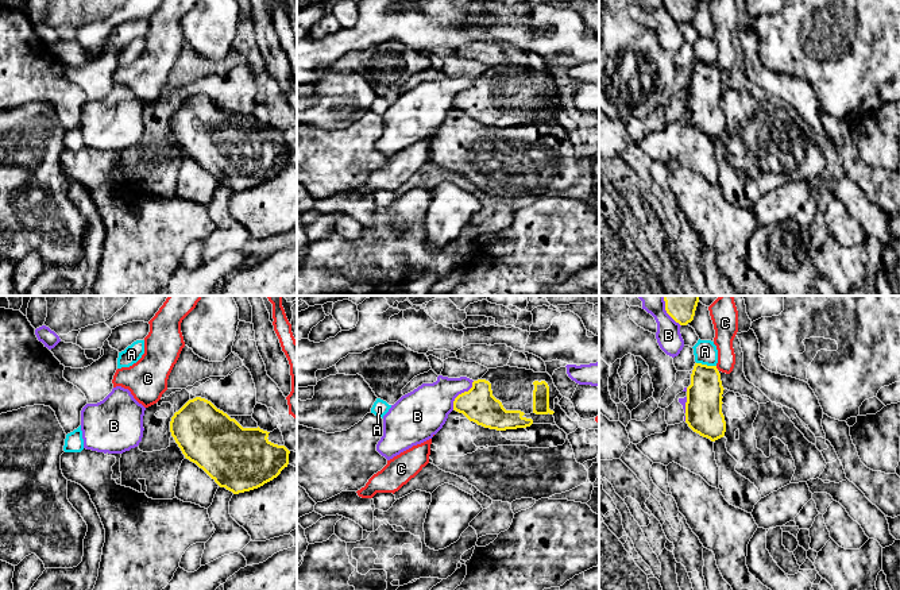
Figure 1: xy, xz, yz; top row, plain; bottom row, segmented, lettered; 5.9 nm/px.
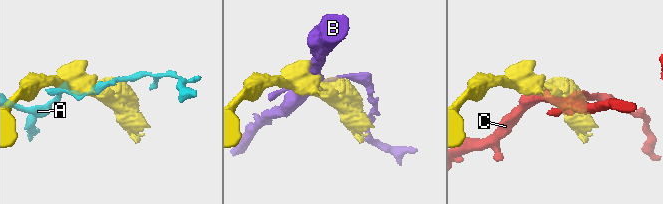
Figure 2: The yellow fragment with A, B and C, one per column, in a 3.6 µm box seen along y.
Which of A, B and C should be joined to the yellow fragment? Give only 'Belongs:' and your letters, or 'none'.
Belongs: none

